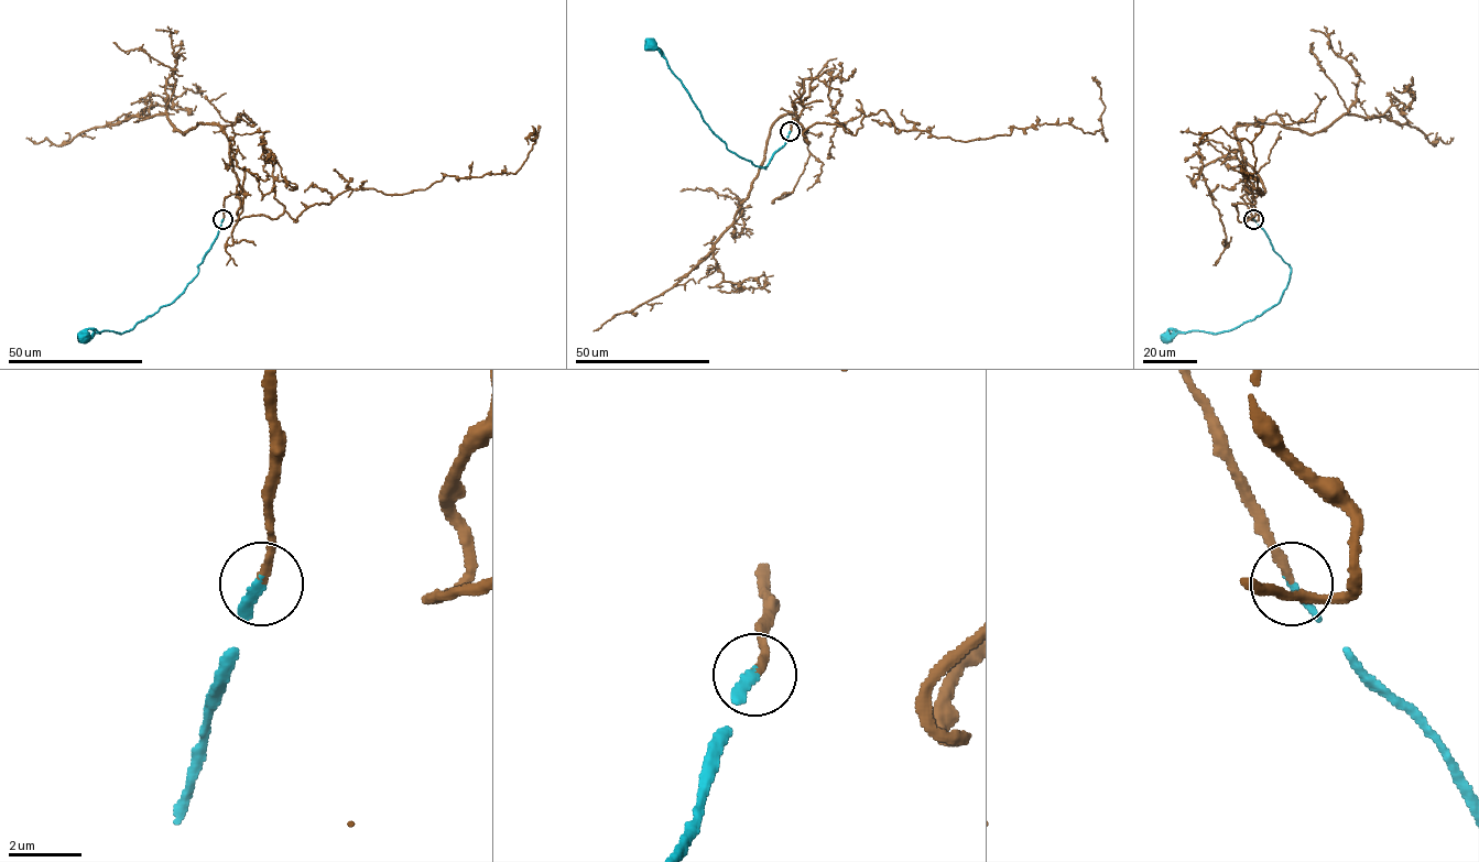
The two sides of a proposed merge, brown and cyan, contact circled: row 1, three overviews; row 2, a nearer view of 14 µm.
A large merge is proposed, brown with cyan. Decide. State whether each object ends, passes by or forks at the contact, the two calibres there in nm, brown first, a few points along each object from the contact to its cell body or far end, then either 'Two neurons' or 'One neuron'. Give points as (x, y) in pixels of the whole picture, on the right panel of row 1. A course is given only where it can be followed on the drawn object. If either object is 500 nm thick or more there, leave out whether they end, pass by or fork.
At the ring brown ends. At the ring cyan ends. Thickness 200 nm (brown) against 240 nm. Course of brown: (1253, 219), (1259, 194), (1257, 220), (1232, 204), (1263, 194), (1252, 145), (1198, 144). Course of cyan: (1253, 219), (1265, 232), (1272, 249), (1291, 269), (1281, 299), (1230, 330), (1192, 330), (1168, 338). One neuron

